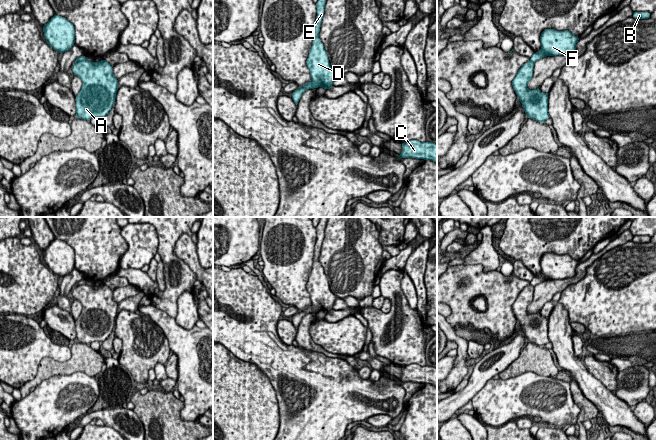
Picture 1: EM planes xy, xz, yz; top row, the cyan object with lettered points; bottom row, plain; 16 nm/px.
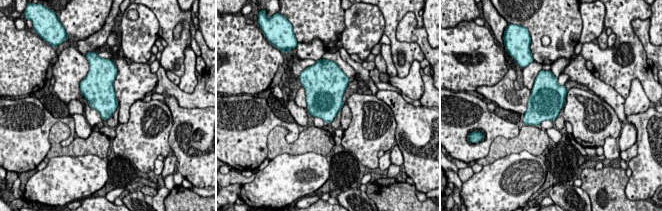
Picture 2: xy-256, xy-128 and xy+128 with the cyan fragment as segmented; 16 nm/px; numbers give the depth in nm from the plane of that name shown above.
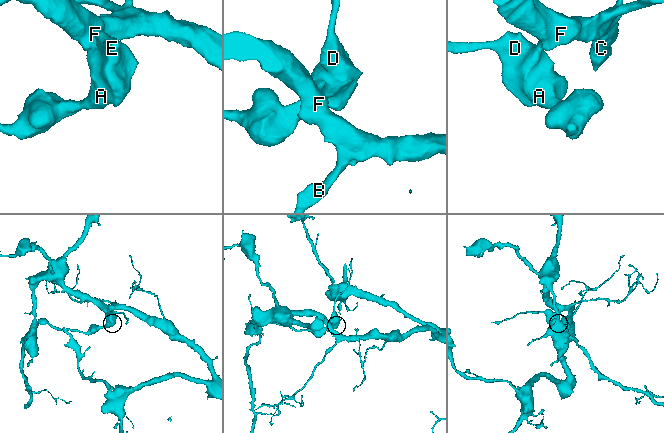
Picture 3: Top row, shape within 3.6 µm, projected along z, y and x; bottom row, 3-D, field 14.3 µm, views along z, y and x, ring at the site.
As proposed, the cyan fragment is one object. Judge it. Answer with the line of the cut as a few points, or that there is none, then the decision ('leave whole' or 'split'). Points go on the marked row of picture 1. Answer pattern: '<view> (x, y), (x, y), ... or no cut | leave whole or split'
xz (301, 86), (307, 89) | split

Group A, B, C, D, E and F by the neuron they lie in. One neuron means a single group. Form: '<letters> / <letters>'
A D E / B C F

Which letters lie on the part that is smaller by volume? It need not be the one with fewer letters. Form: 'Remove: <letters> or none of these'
Remove: A, D, E

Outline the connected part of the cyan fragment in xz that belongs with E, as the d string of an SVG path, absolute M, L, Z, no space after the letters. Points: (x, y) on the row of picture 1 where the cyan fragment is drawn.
M318 0L316 3L317 16L315 20L313 42L306 61L306 65L310 70L311 81L301 86L306 89L314 89L323 87L328 90L333 86L333 80L338 74L329 63L327 52L323 43L319 38L321 22L324 16L326 0Z

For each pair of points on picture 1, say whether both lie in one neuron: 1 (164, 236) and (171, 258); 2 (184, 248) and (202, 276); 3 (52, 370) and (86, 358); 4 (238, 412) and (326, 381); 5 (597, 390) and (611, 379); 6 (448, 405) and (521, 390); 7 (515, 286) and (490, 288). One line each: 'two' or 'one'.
1: one
2: one
3: one
4: two
5: two
6: two
7: one

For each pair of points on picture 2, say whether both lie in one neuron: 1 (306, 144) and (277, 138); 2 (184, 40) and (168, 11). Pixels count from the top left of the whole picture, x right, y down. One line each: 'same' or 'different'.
1: same
2: same

